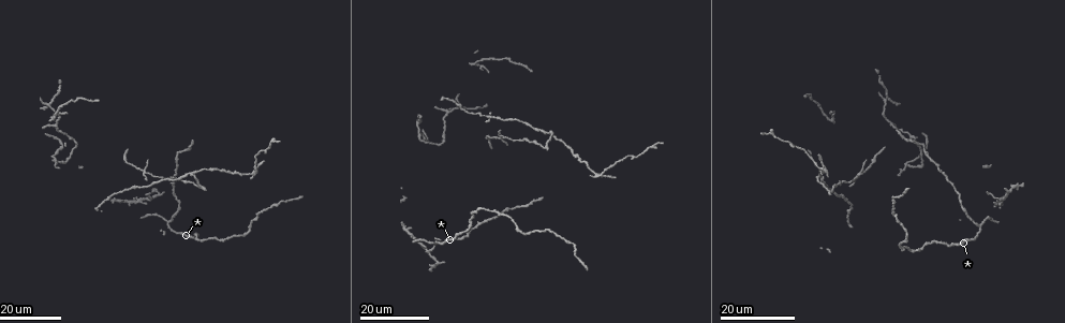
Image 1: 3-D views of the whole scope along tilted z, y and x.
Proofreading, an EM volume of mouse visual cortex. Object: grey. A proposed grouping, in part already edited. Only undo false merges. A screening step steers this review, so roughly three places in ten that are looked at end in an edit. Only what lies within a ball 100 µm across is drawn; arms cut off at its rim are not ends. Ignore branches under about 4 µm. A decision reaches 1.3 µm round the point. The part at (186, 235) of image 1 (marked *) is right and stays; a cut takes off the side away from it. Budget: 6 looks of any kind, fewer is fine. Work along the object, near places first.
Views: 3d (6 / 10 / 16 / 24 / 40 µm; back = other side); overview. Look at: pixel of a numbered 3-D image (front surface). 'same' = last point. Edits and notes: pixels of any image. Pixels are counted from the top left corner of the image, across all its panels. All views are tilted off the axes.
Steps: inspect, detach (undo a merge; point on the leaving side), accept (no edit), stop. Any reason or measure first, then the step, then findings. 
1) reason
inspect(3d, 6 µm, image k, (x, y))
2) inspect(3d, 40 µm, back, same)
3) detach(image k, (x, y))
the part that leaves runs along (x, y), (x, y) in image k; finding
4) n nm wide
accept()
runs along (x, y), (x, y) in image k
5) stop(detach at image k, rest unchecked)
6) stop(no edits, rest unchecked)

thin arm on a thick one
inspect(3d, 24 µm, image 1, (429, 252))

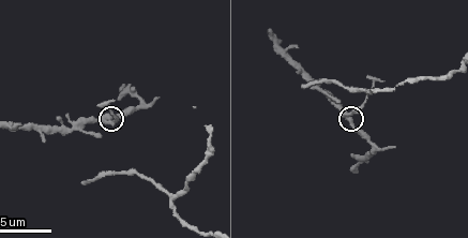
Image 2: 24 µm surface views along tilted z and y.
closer look
inspect(3d, 6 µm, image 2, (107, 121))

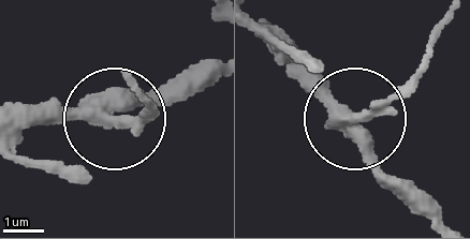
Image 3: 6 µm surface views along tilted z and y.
other side
inspect(3d, 6 µm, back, image 3, (119, 111))

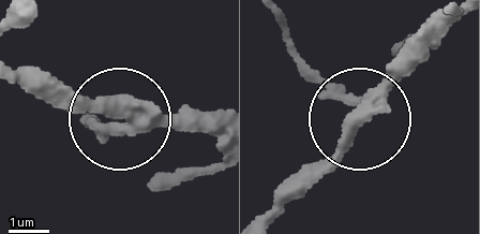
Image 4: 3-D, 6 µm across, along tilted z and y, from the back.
3 arms
accept()
all the same cell

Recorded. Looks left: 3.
thin neck
inspect(3d, 24 µm, image 1, (485, 115))

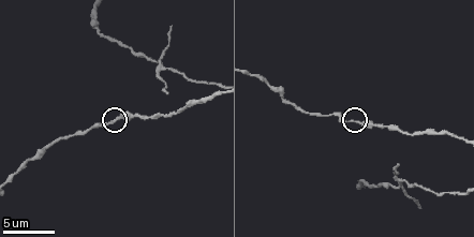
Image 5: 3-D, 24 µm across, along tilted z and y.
inspect(3d, 10 µm, image 5, (112, 120))

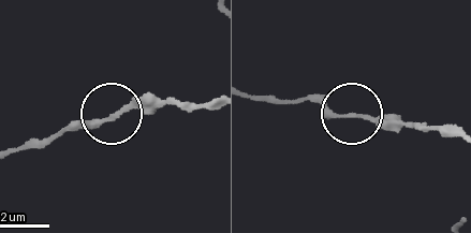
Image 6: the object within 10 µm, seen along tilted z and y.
accept()
runs along (210, 104), (131, 106), (62, 132) in image 6; all the same cell

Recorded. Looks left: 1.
stop(no edits, rest unchecked)

